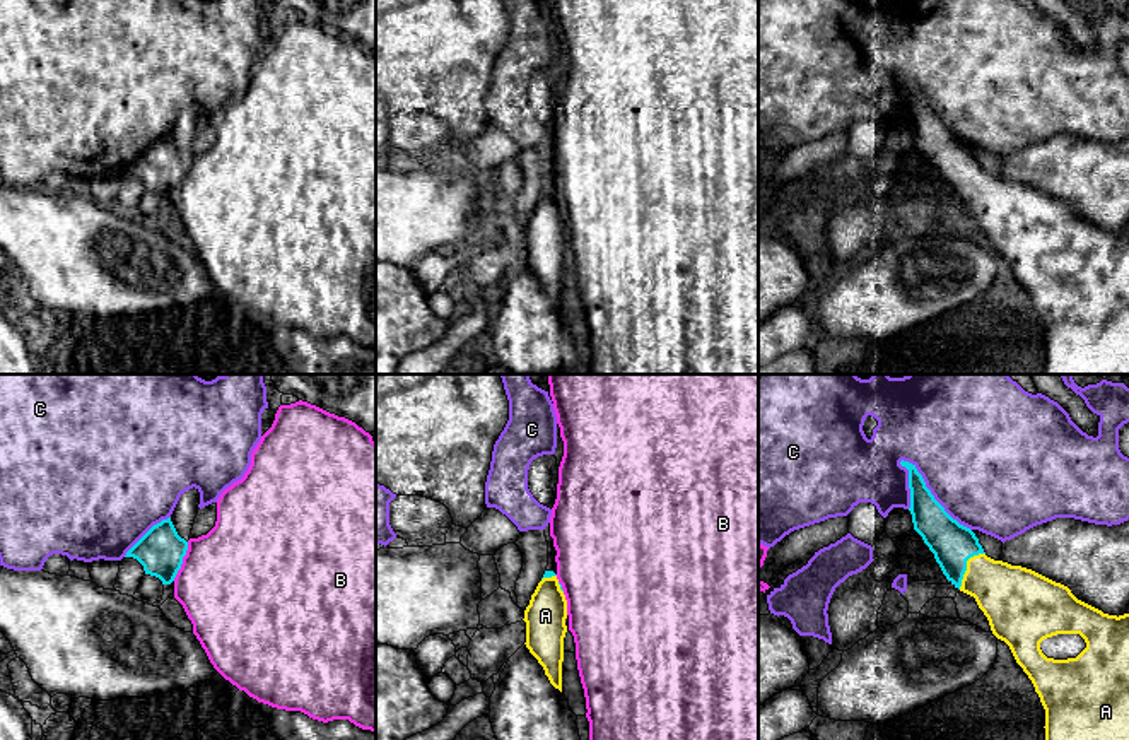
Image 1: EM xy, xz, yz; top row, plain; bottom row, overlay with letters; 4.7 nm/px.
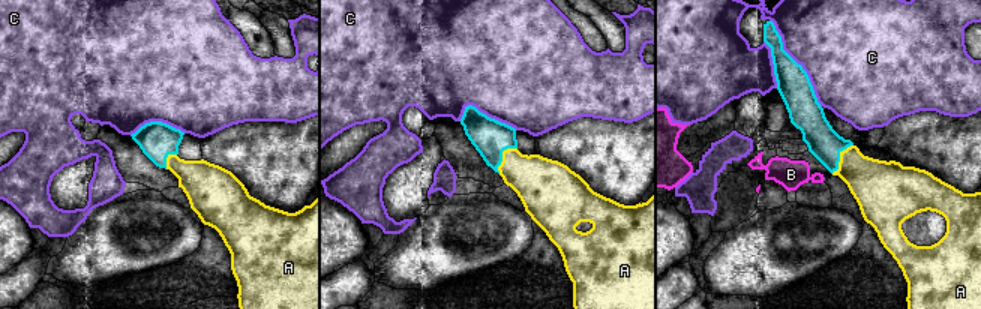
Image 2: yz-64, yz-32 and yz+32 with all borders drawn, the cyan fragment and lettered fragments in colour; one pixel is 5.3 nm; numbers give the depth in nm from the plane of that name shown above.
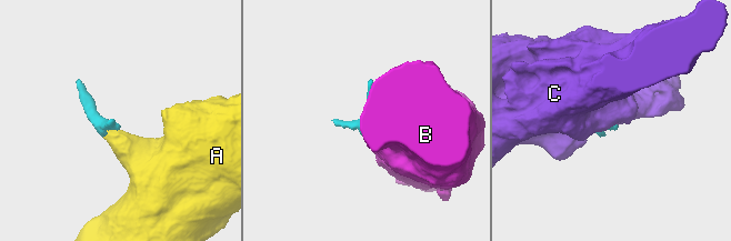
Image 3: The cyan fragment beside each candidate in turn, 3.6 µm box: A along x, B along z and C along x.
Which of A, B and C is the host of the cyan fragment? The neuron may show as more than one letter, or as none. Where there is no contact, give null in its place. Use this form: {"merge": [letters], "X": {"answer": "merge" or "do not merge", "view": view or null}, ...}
{"merge": ["A"], "A": {"answer": "merge", "view": "yz"}, "B": {"answer": "do not merge", "view": "xy"}, "C": {"answer": "do not merge", "view": "yz"}}

